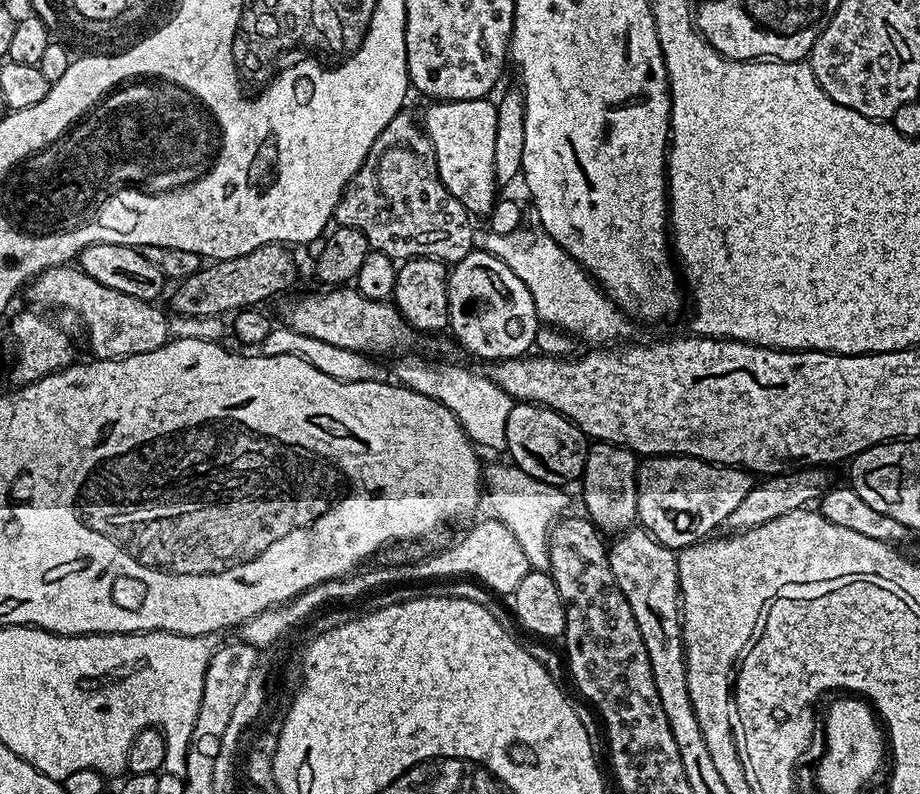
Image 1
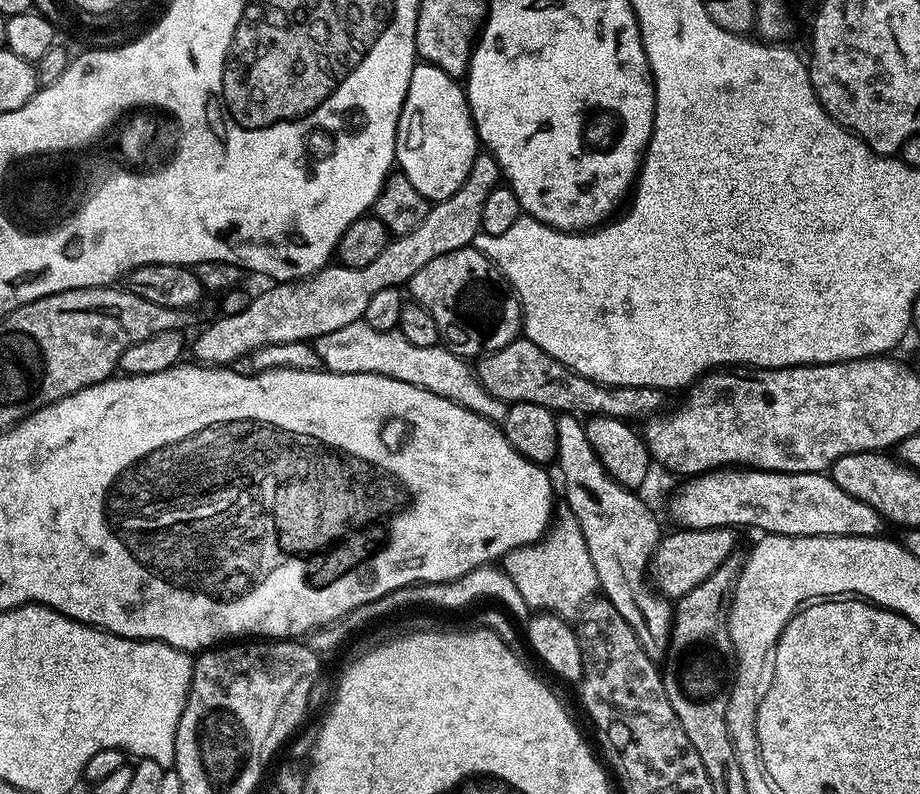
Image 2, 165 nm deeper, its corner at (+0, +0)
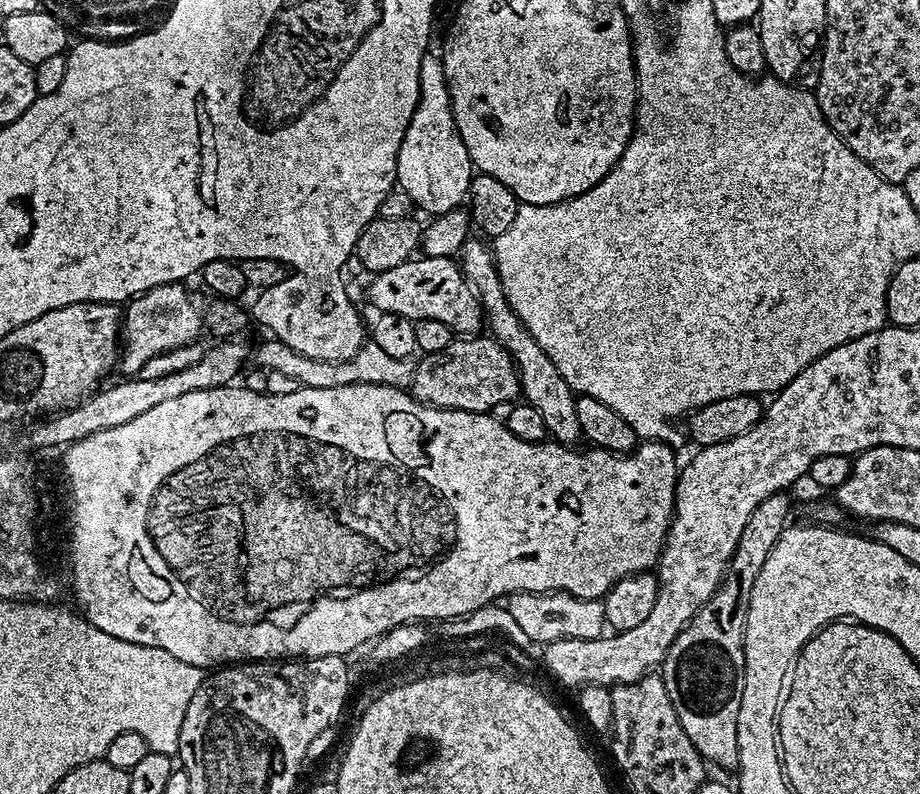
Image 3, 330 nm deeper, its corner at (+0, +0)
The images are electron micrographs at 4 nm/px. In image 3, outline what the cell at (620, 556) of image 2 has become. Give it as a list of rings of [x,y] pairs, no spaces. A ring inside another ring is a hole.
[[[469,238],[462,245],[458,253],[458,263],[460,271],[464,277],[476,289],[480,295],[480,305],[484,307],[486,317],[486,328],[492,339],[499,342],[505,350],[512,356],[512,361],[516,363],[516,373],[520,375],[520,390],[523,399],[538,414],[542,414],[543,420],[546,421],[549,437],[555,443],[565,446],[579,445],[582,440],[582,433],[578,422],[578,410],[576,409],[577,393],[562,378],[560,365],[555,359],[550,357],[549,349],[538,346],[535,336],[532,335],[531,328],[527,328],[520,321],[518,314],[510,306],[506,294],[502,290],[502,282],[498,278],[496,269],[496,259],[492,257],[492,249],[483,239]]]

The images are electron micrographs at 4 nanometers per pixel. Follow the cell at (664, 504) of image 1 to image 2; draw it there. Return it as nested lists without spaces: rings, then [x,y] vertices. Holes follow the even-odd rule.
[[[717,470],[714,472],[706,472],[703,476],[693,476],[685,479],[684,484],[675,489],[671,493],[670,499],[667,501],[666,512],[672,515],[673,525],[680,528],[735,528],[743,530],[743,528],[761,528],[761,533],[771,534],[773,536],[880,536],[883,528],[886,526],[886,520],[881,516],[878,510],[874,510],[874,506],[870,506],[866,502],[862,502],[858,498],[854,498],[854,494],[846,494],[846,490],[842,490],[842,486],[838,486],[838,482],[832,480],[831,475],[823,472],[766,472],[763,470]]]

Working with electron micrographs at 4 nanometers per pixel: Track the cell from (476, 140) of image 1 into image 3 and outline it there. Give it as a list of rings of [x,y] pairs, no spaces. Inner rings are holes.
[[[425,54],[420,67],[420,97],[404,131],[396,159],[396,184],[410,194],[413,205],[427,214],[455,212],[465,203],[472,184],[472,159],[458,134],[452,113],[452,99],[439,55]]]

